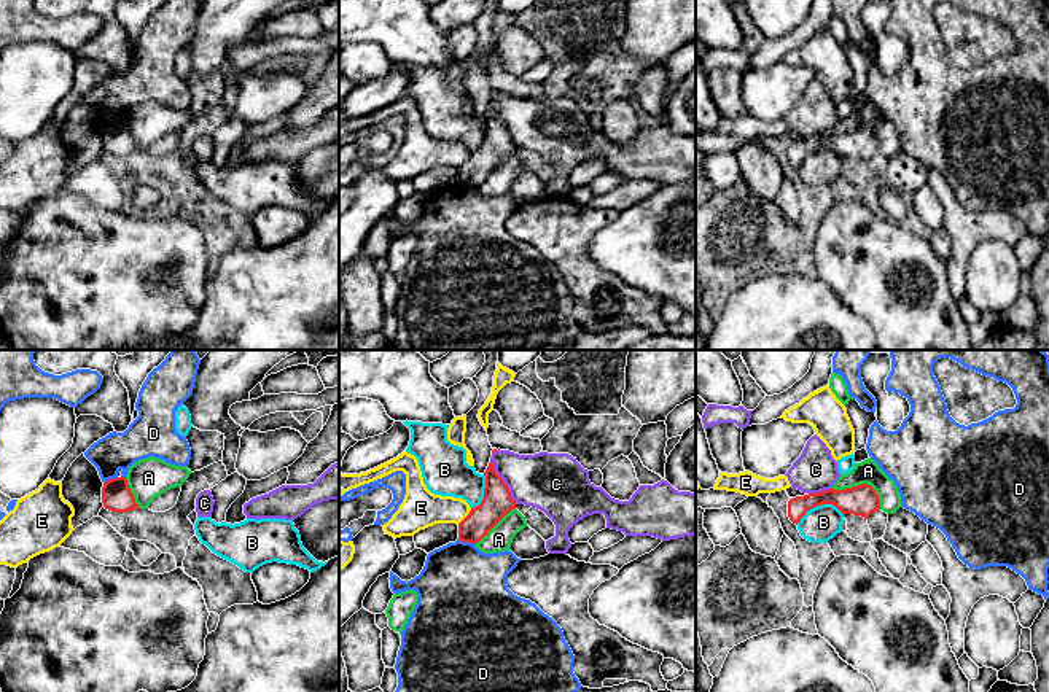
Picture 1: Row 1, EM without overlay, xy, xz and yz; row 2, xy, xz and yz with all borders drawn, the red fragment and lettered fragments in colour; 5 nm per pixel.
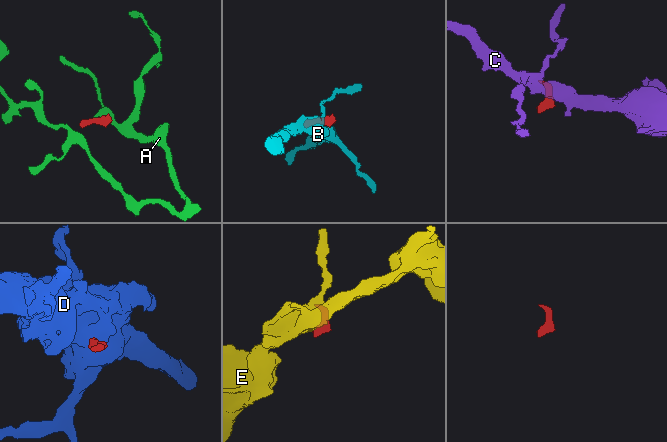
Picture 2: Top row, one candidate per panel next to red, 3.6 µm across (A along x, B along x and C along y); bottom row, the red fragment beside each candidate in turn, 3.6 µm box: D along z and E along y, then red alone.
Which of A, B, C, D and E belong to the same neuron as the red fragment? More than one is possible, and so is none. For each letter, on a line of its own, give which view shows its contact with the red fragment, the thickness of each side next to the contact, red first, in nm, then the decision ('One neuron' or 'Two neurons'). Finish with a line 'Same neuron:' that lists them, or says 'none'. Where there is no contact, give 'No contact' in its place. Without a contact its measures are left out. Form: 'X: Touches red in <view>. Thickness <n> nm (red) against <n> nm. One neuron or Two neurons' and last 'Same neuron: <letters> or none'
A: Touches red in yz. Thickness 160 nm (red) against 120 nm. Two neurons
B: Touches red in yz. Thickness 160 nm (red) against 180 nm. Two neurons
C: Touches red in xz. Thickness 150 nm (red) against 300 nm. Two neurons
D: Touches red in xz. Thickness 150 nm (red) against 440 nm. Two neurons
E: Touches red in xz. Thickness 150 nm (red) against 200 nm. Two neurons
Same neuron: none

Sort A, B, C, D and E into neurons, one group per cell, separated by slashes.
A / B / C / D / E

